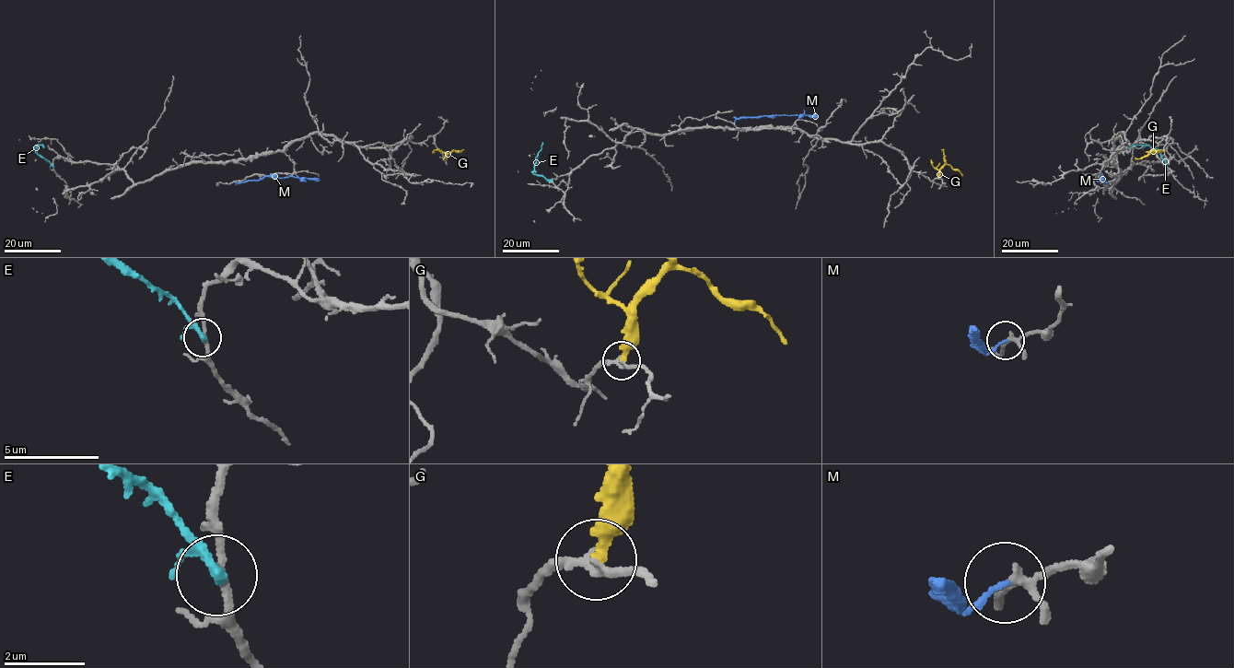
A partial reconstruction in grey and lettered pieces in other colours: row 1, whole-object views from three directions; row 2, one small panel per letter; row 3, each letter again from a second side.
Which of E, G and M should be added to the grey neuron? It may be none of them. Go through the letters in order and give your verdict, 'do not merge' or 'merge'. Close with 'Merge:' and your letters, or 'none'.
E: do not merge
G: do not merge
M: do not merge
Merge: none

